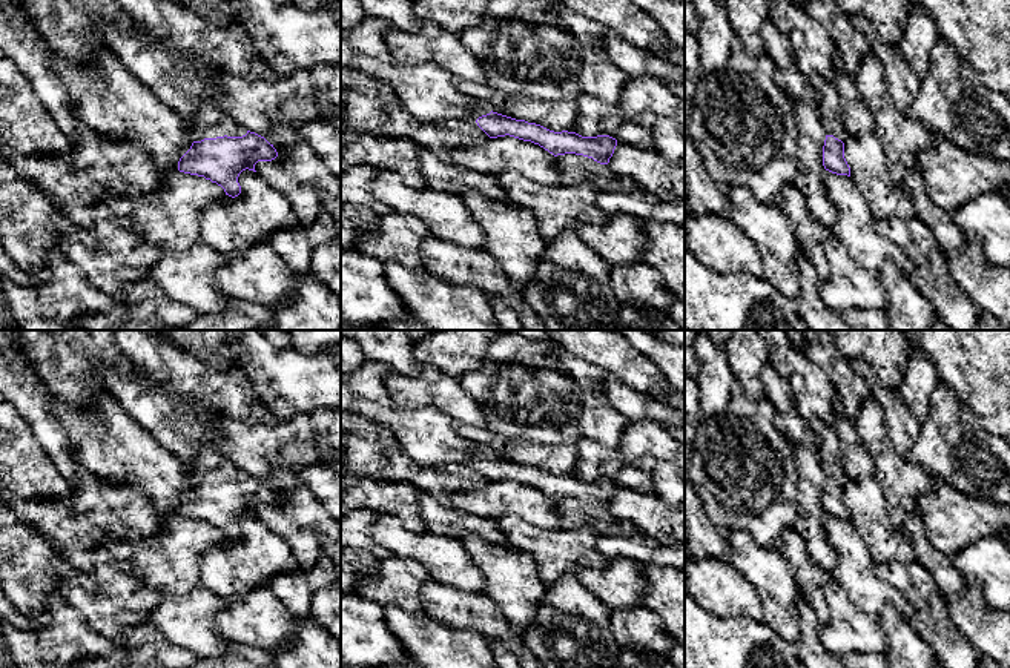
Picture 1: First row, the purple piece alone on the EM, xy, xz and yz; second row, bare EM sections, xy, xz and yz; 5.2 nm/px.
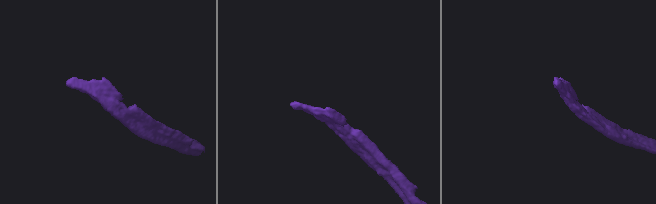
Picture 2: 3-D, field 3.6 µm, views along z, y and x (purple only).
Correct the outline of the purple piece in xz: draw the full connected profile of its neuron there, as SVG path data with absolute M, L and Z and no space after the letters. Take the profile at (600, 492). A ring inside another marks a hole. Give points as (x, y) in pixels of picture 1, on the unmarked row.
M490 456L476 464L477 470L490 481L514 481L539 488L554 501L576 498L608 508L617 484L609 479L582 481L576 476L554 476L540 468L516 464L497 456Z

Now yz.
M812 419L807 424L817 438L818 459L827 478L823 490L823 510L832 518L850 521L850 511L844 502L843 487L849 478L843 470L837 428L820 419Z

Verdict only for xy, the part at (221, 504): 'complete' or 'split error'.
split error

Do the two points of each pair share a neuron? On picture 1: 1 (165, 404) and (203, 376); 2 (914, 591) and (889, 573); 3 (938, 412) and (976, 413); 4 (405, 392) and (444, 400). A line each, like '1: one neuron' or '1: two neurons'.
1: two neurons
2: one neuron
3: two neurons
4: one neuron

